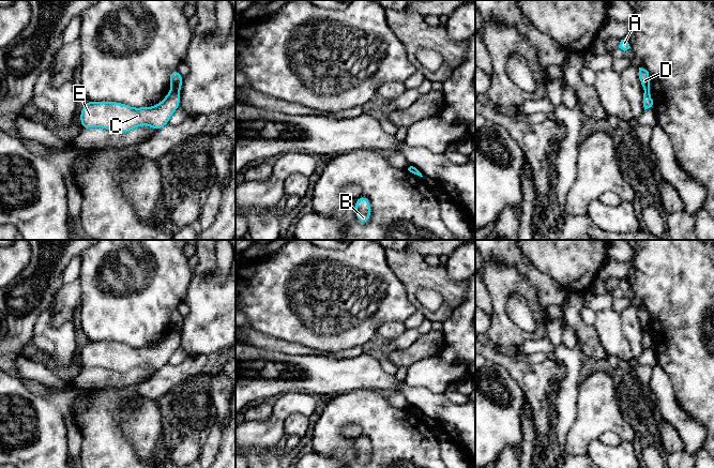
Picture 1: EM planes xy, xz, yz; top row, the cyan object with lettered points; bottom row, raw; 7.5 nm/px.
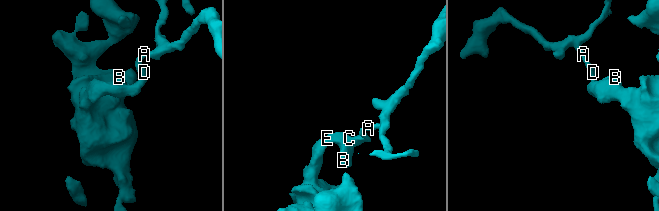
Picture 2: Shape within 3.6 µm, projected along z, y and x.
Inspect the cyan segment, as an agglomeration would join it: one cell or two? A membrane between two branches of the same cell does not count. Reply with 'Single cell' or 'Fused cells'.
Fused cells

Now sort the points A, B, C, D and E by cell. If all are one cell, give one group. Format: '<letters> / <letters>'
A D / B C E

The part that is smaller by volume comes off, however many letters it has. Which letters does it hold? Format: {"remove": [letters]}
{"remove": ["B", "C", "E"]}

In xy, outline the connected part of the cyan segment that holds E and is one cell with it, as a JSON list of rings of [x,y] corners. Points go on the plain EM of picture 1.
[[[170,330],[166,337],[153,347],[134,348],[118,342],[86,342],[80,351],[82,369],[102,367],[118,373],[128,373],[140,365],[150,365],[159,371],[169,363],[171,354],[179,348],[180,334]]]

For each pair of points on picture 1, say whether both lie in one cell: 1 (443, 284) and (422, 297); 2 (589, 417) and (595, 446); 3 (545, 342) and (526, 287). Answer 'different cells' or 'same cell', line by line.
1: different cells
2: different cells
3: different cells

